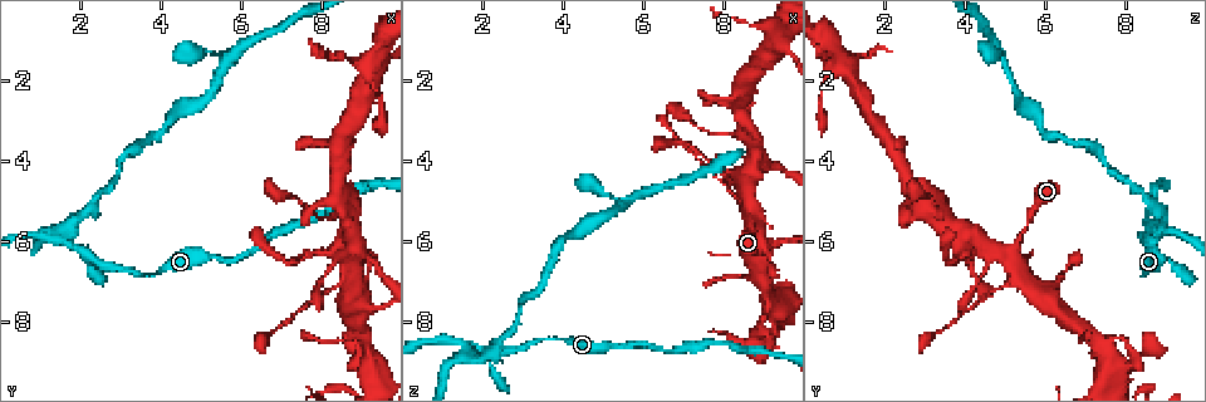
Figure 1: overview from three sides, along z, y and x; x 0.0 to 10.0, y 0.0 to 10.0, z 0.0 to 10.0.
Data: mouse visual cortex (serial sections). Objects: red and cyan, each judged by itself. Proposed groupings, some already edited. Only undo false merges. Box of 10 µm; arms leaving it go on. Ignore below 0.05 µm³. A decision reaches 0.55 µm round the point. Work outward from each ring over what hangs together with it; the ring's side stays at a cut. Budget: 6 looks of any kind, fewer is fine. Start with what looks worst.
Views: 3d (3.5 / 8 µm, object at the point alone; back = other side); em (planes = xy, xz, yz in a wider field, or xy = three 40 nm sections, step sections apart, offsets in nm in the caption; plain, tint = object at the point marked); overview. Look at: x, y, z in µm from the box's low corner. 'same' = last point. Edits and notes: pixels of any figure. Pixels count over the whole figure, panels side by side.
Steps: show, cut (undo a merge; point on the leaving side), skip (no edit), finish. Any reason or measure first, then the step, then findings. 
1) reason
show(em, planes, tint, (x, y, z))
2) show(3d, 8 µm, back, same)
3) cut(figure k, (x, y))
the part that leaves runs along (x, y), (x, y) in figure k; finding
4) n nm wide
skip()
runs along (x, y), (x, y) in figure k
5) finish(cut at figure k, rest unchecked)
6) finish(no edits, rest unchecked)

looks like a crossing
show(3d, 8 µm, (1.65, 5.80, 8.75))

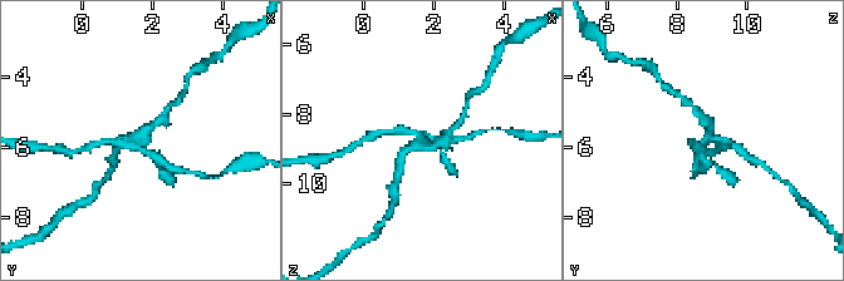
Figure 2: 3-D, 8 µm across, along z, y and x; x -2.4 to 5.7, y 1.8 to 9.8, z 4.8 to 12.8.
show(em, xy, step 2, tint, same)

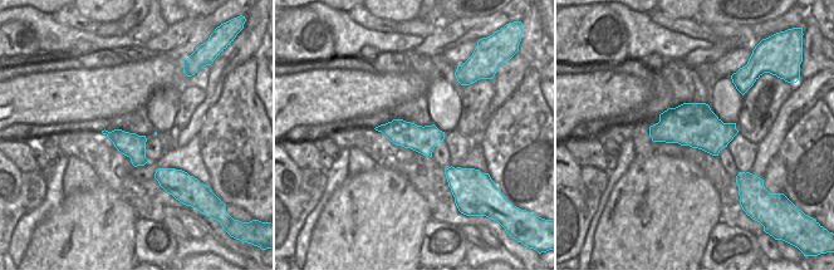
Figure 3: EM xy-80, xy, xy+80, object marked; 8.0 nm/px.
arms of 200, 200, 200, 250 nm
cut(figure 2, (710, 123))
the part that leaves runs along (703, 141), (710, 126), (696, 108) in figure 2; two cells meet here

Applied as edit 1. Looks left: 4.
show(overview)

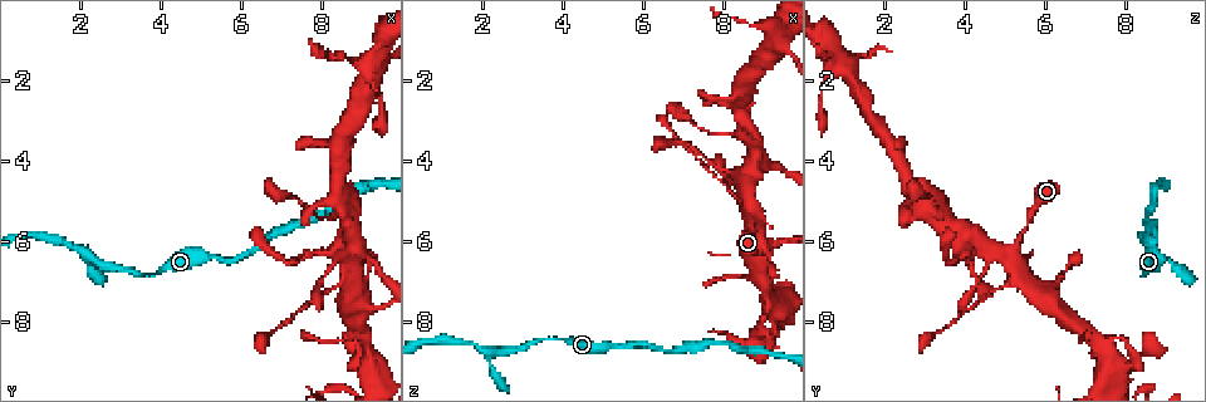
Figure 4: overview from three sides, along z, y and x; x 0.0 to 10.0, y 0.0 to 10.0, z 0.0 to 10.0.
small branch off a trunk
show(3d, 3.5 µm, (8.65, 6.25, 5.10))

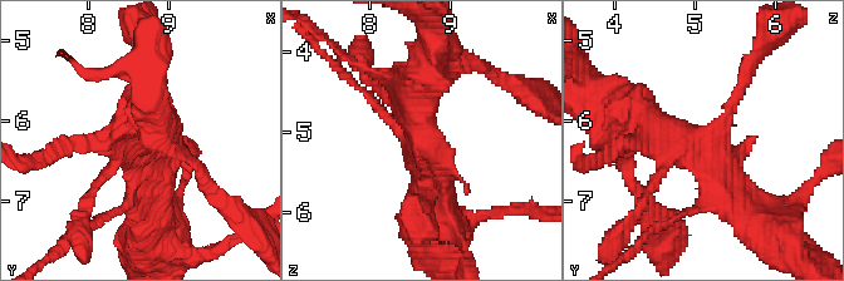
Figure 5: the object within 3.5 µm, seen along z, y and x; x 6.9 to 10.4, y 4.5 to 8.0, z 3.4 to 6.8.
need the tissue
show(em, xy, step 5, tint, (8.65, 6.20, 5.20))

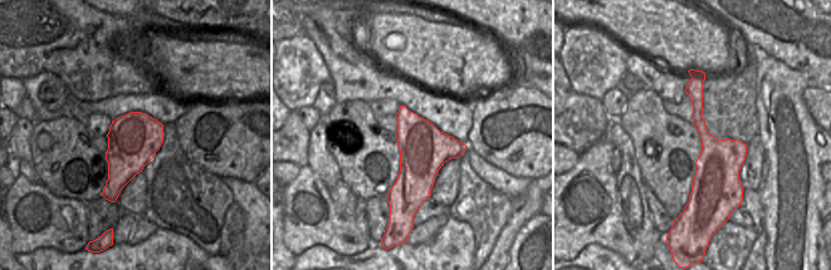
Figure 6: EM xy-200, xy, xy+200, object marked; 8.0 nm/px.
skip()
runs along (698, 73), (708, 178), (694, 192) in figure 6; one cell here

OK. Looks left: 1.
finish(cut at figure 2, rest unchecked)

